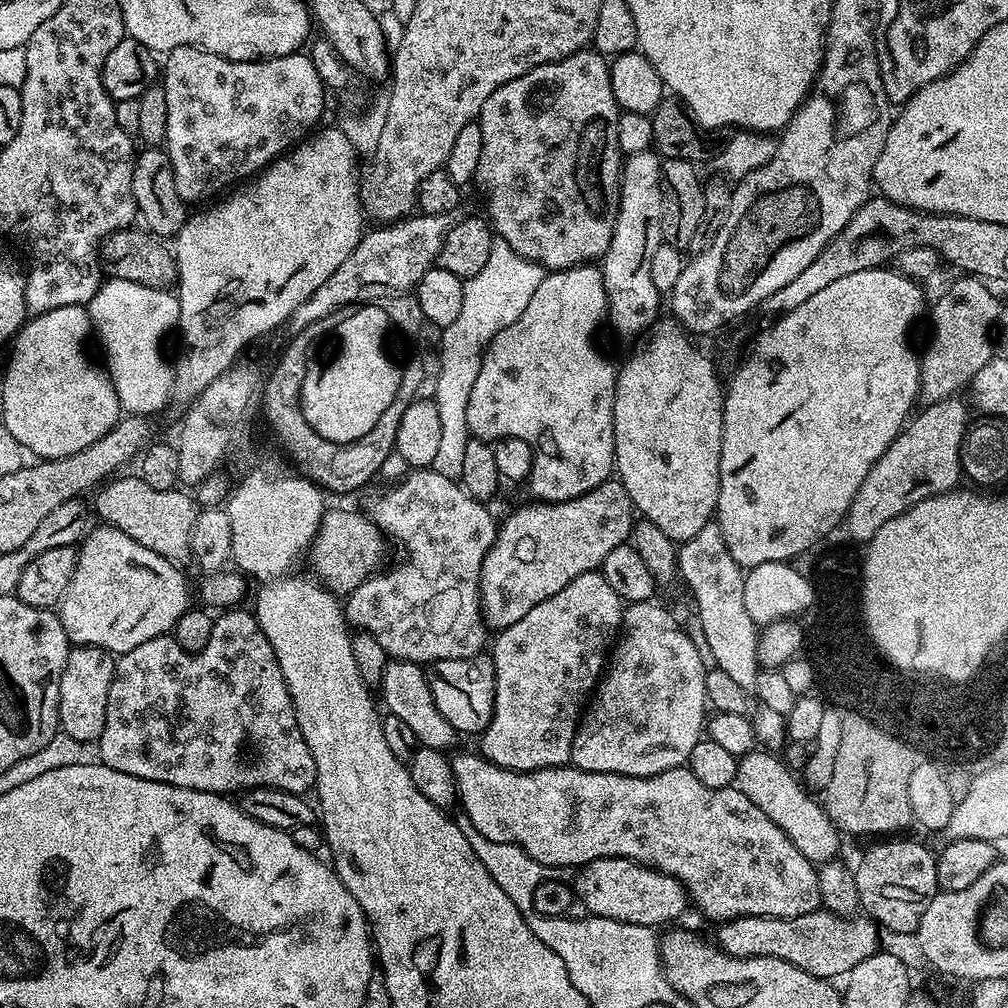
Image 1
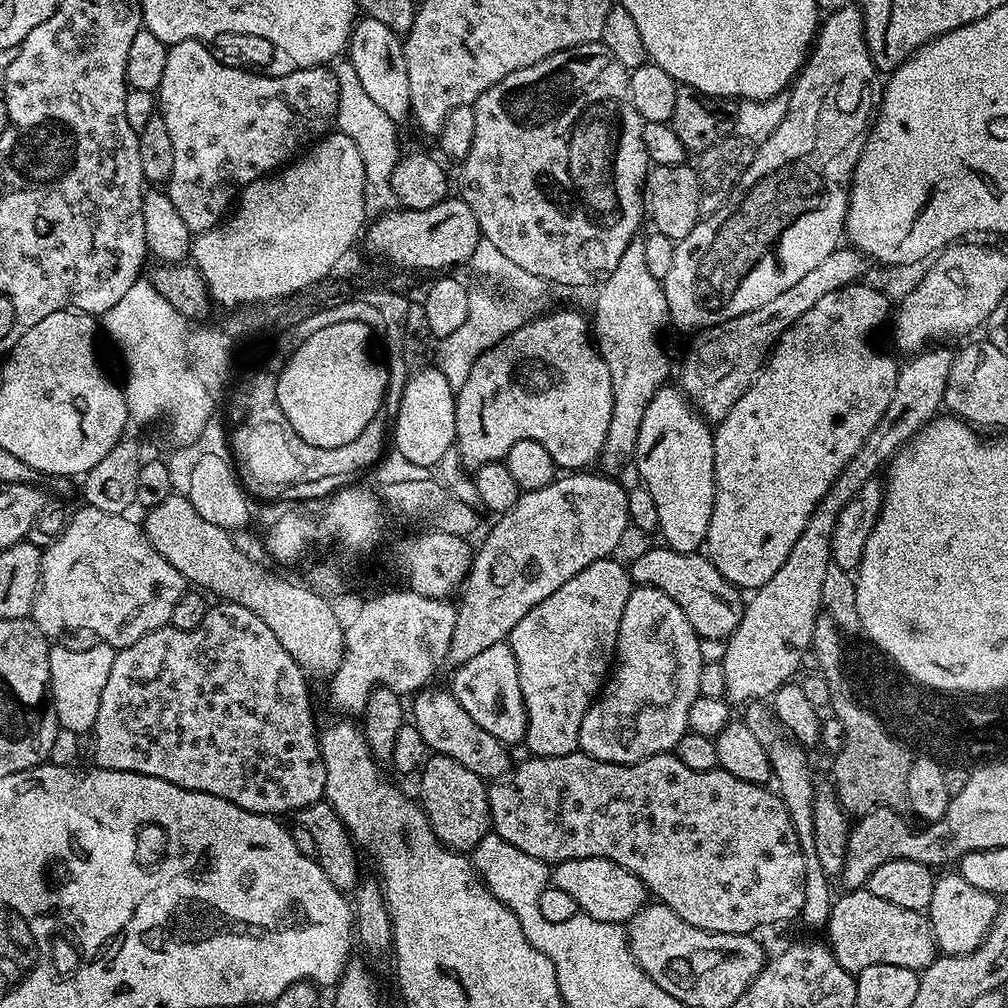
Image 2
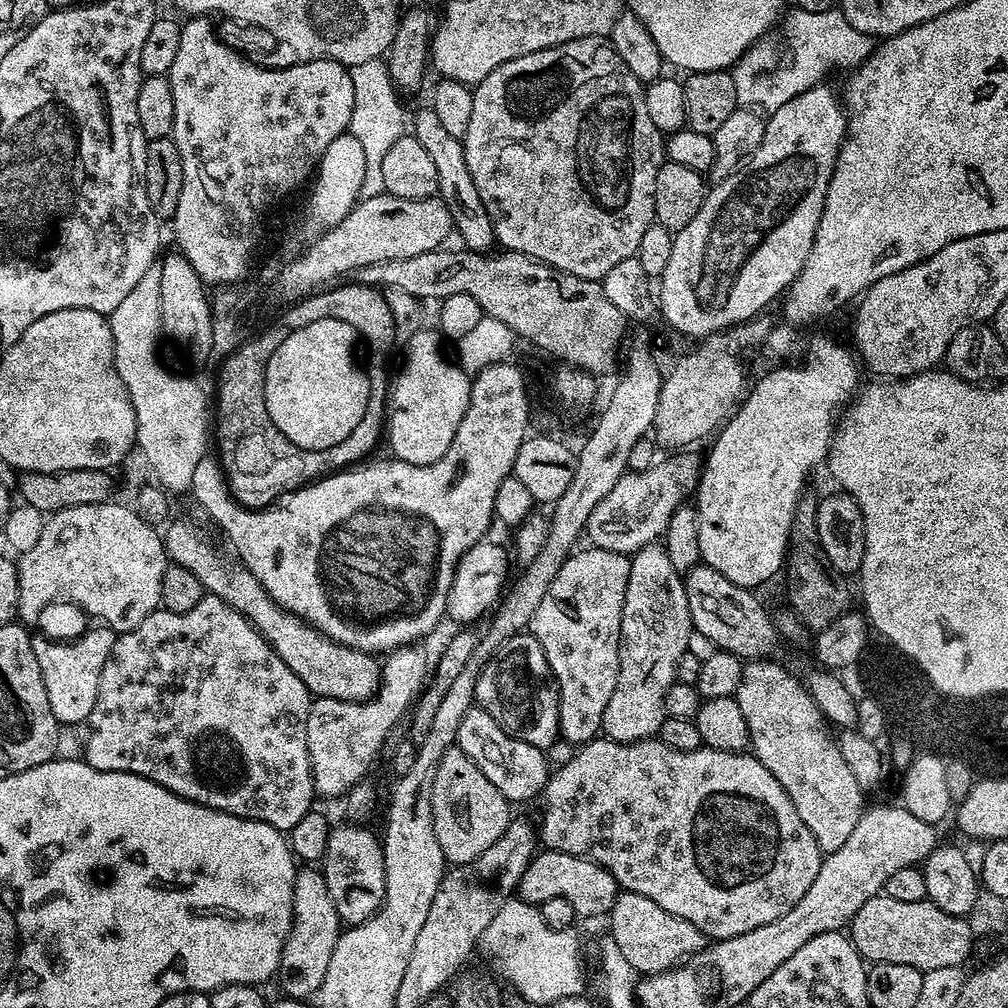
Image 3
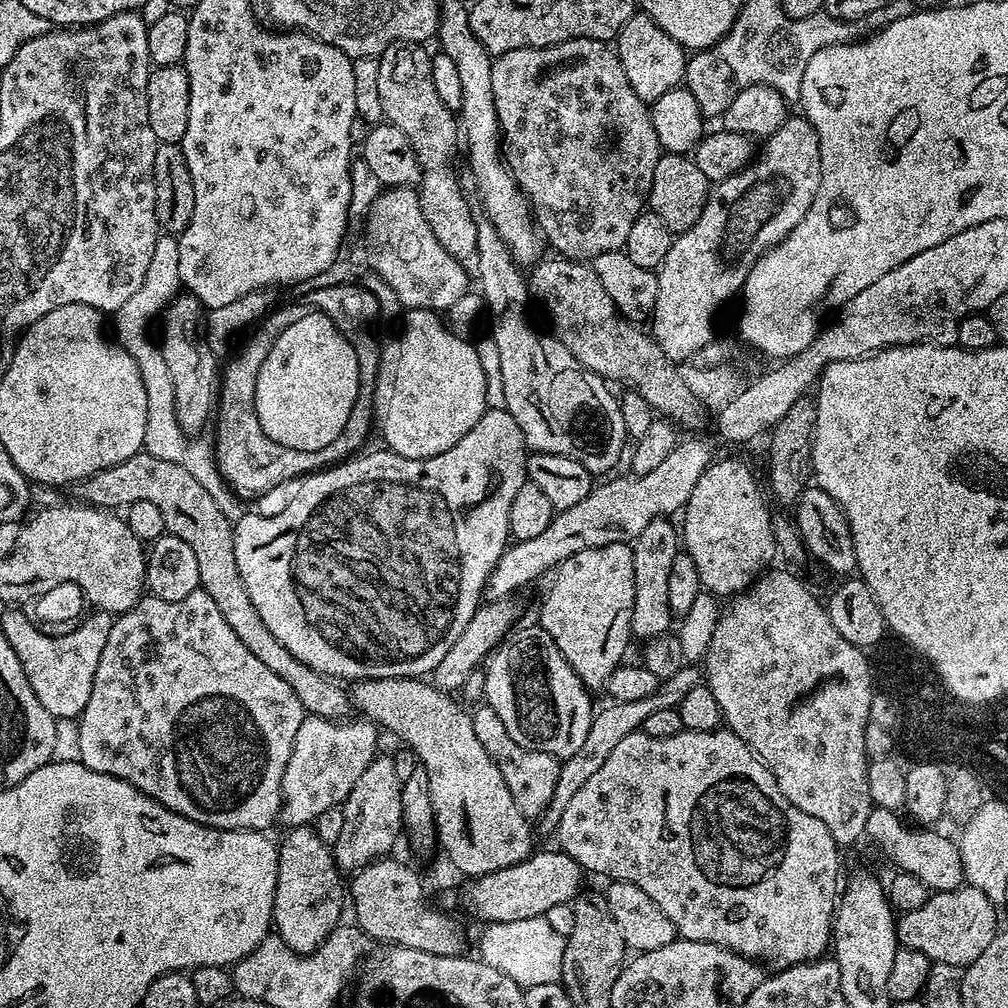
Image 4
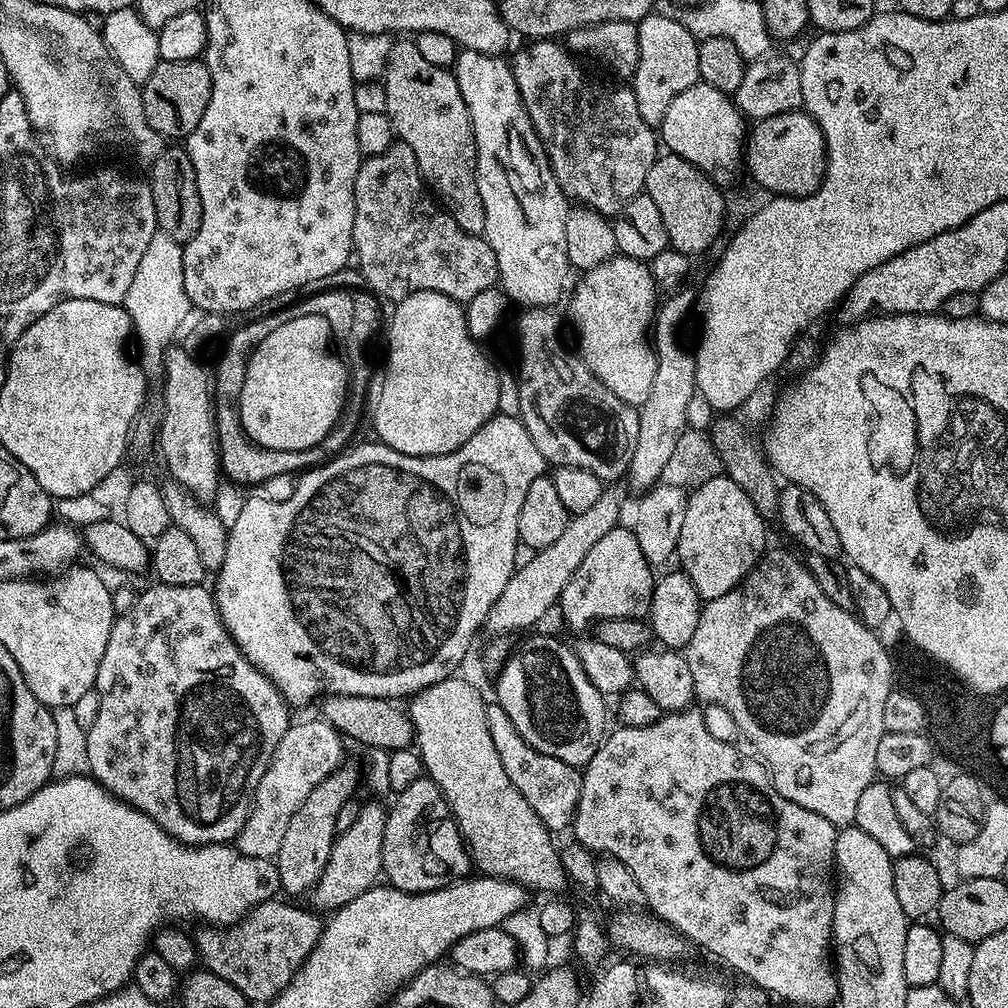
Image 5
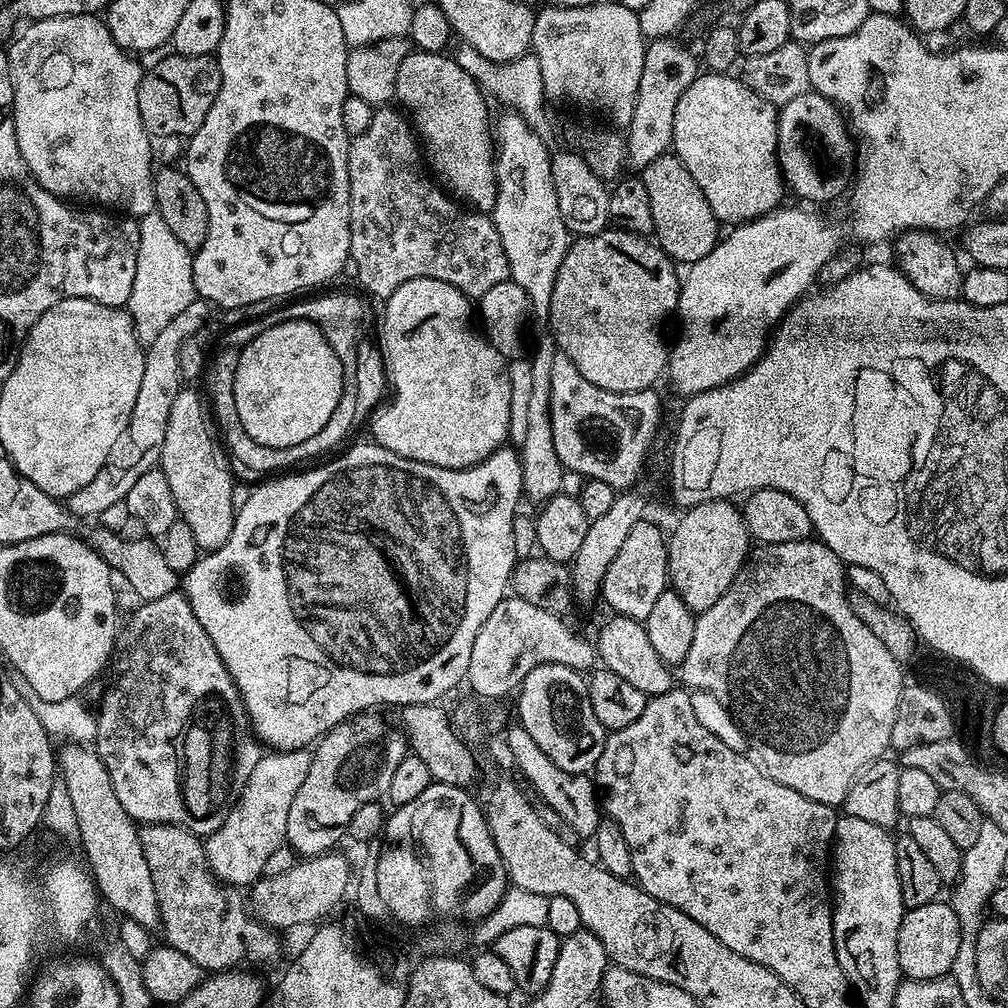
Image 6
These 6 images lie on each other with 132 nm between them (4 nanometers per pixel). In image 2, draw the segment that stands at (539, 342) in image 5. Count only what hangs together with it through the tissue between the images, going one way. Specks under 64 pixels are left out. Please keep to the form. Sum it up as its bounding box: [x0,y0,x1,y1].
[346,19,412,126]

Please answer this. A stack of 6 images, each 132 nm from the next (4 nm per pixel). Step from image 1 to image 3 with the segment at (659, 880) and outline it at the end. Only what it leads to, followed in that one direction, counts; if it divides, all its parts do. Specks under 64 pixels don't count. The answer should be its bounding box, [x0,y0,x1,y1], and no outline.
[518,850,618,918]

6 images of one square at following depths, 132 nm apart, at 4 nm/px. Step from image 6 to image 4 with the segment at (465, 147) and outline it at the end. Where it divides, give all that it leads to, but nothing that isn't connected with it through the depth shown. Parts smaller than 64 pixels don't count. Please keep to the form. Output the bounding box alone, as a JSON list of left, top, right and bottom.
[378,40,478,262]

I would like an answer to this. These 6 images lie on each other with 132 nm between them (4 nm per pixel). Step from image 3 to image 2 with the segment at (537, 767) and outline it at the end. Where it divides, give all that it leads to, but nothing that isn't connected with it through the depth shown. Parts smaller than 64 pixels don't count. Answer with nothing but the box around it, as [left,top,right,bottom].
[410,687,514,782]

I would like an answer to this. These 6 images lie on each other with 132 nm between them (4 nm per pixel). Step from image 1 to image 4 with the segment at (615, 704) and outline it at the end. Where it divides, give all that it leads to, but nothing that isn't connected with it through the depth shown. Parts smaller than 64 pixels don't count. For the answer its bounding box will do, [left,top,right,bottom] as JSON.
[631,518,678,642]

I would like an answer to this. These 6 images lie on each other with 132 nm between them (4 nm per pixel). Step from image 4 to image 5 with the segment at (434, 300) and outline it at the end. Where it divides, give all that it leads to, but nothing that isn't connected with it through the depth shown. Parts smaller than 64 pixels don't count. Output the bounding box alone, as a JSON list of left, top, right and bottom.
[352,142,498,302]

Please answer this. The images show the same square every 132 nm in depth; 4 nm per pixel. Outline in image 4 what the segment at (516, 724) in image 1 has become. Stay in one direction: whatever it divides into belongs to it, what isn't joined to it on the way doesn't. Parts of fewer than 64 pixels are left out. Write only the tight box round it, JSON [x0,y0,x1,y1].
[539,543,634,690]

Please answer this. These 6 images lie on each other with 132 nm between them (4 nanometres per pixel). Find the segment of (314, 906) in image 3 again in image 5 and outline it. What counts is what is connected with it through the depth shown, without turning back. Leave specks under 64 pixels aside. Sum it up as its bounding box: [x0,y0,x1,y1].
[274,762,360,898]

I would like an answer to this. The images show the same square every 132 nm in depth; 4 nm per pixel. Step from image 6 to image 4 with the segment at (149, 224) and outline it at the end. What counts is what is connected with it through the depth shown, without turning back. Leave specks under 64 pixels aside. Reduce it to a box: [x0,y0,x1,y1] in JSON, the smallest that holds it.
[115,234,181,456]

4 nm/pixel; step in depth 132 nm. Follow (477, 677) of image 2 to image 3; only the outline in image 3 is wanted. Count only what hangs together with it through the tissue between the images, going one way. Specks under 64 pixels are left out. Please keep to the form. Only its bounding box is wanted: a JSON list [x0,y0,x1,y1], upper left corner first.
[475,634,560,749]

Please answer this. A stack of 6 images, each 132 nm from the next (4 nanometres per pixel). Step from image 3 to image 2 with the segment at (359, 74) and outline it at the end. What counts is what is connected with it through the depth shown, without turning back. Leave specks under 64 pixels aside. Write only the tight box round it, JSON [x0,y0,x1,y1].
[334,58,402,218]

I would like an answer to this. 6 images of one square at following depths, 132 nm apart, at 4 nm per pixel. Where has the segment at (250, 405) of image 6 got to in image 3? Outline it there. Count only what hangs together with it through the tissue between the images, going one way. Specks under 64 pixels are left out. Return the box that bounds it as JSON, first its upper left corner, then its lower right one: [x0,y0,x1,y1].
[265,318,370,451]

